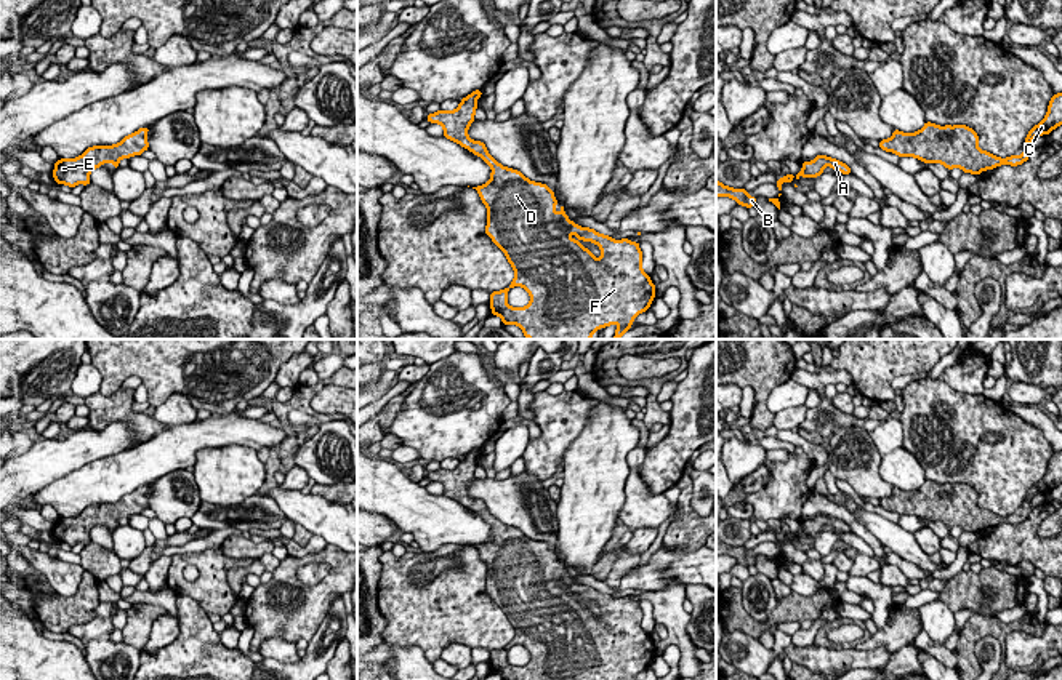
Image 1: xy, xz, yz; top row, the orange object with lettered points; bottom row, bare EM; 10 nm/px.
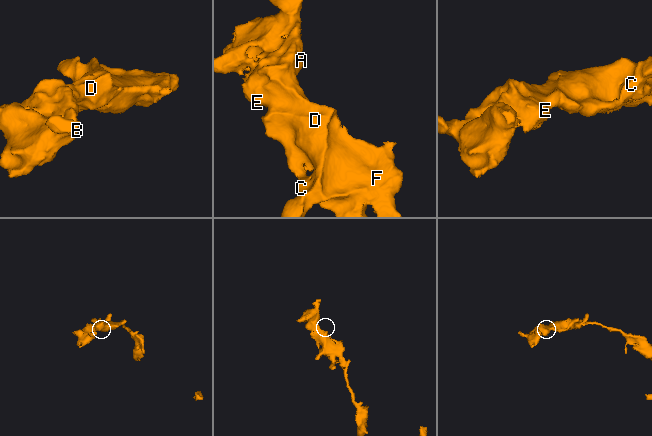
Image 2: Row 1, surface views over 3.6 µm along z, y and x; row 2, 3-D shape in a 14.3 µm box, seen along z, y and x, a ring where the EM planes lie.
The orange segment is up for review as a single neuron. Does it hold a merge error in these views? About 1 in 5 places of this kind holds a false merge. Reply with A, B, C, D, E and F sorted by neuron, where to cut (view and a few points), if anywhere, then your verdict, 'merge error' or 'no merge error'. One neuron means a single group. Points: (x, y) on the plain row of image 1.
A B C D E F; no cut; no merge error

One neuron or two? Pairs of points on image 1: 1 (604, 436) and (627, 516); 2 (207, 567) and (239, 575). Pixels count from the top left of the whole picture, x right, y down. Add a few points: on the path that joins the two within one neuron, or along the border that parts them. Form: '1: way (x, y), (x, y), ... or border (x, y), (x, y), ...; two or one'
1: border (630, 468), (625, 484), (625, 503), (617, 520); two
2: border (253, 560), (228, 572), (228, 584), (237, 597); two

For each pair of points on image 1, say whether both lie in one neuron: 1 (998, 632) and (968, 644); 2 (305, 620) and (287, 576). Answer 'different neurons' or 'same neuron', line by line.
1: same neuron
2: same neuron

